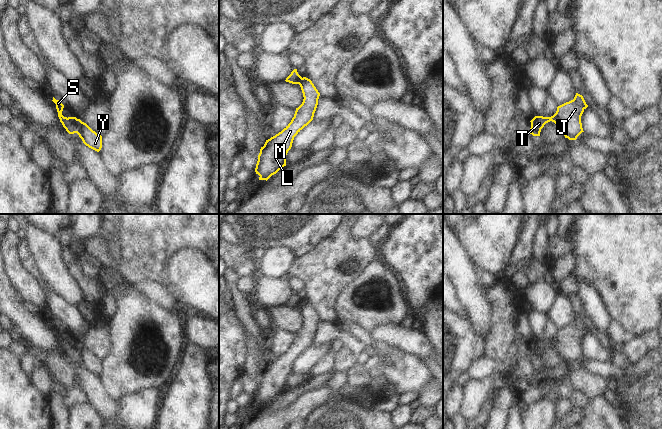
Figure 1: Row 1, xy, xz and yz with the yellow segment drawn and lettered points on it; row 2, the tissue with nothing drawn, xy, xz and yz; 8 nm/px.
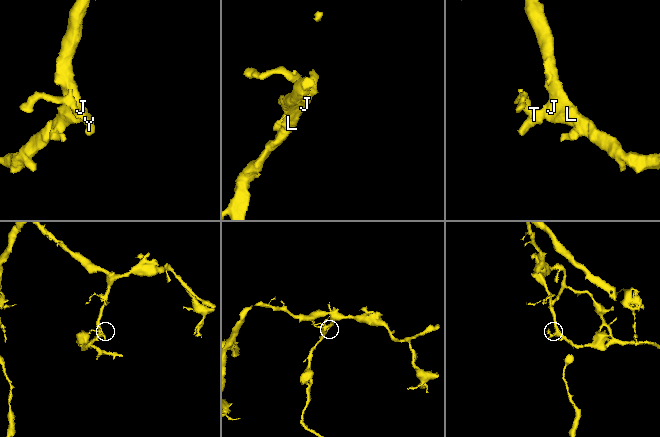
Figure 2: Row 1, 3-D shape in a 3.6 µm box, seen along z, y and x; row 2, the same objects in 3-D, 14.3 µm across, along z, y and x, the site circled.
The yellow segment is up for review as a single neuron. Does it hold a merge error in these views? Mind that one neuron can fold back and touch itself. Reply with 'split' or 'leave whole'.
split

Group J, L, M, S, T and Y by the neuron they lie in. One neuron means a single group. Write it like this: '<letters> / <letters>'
J L M T Y / S

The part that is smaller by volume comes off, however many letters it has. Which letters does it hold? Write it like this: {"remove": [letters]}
{"remove": ["S"]}

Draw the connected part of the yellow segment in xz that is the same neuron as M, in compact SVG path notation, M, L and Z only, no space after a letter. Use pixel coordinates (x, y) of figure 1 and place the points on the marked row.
M306 77L302 78L299 85L304 97L302 104L296 108L291 122L281 132L266 140L260 149L255 168L259 180L267 181L286 166L286 155L292 147L294 137L313 120L320 93Z

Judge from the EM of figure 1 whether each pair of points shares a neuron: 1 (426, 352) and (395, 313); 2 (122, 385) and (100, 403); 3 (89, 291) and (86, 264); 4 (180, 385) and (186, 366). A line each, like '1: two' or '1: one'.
1: two
2: two
3: two
4: one

